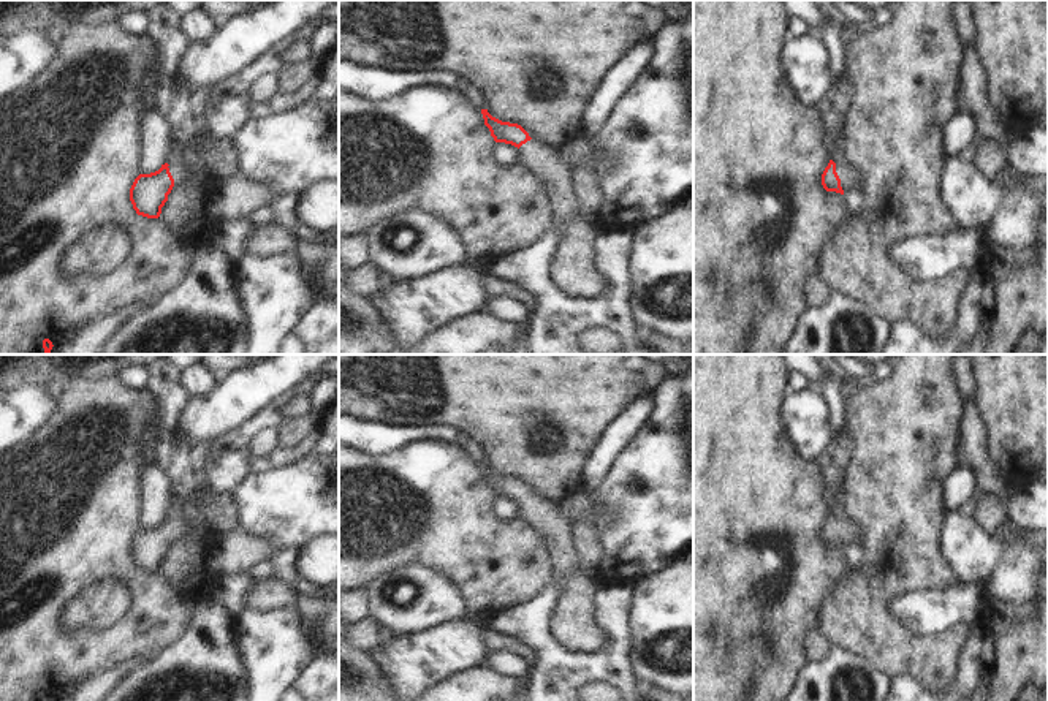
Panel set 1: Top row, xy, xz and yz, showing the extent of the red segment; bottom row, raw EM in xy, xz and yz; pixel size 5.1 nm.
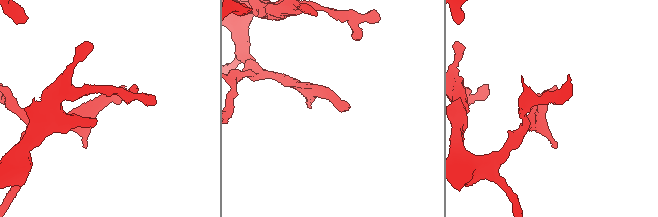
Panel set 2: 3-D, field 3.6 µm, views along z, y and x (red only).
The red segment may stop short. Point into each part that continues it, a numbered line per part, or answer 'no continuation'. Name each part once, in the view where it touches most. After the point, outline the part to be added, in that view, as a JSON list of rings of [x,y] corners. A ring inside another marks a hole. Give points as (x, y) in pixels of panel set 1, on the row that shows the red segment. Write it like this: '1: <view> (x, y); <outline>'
1: yz (850, 178); [[[841,160],[836,163],[836,172],[841,179],[844,193],[849,193],[852,188],[861,188],[861,174],[847,160]]]

